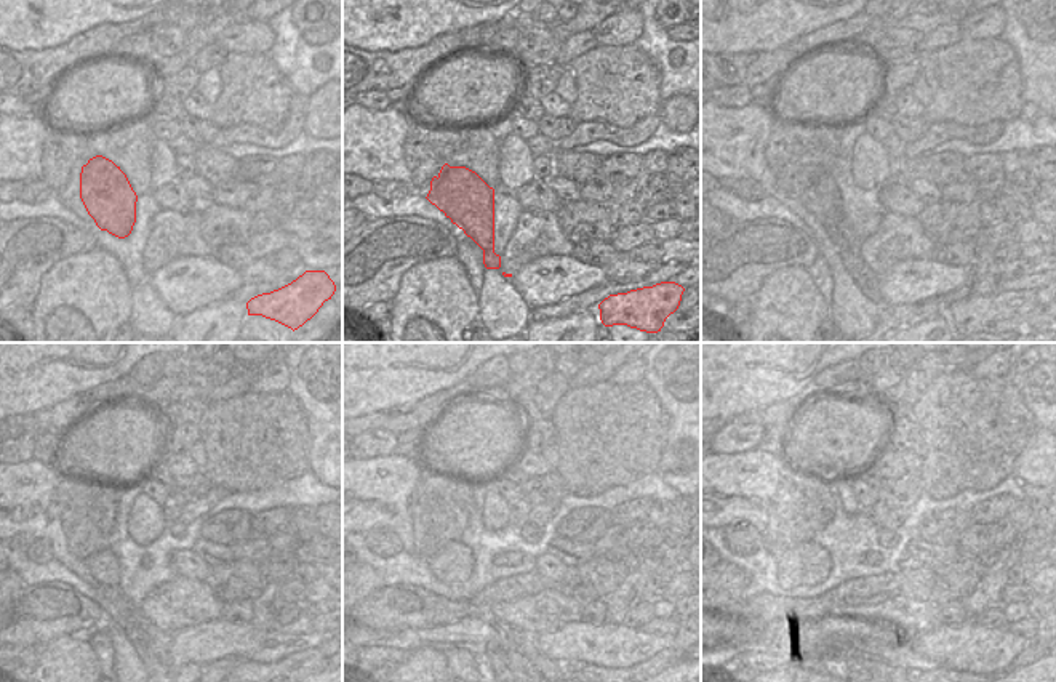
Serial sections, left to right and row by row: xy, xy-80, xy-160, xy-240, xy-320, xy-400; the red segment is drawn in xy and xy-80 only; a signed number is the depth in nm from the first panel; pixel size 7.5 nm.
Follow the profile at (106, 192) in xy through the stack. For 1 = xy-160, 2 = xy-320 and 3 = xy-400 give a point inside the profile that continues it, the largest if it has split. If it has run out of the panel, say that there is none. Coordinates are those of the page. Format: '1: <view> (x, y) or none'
1: xy-160 (823, 199)
2: xy-320 (500, 665)
3: xy-400 (860, 668)

